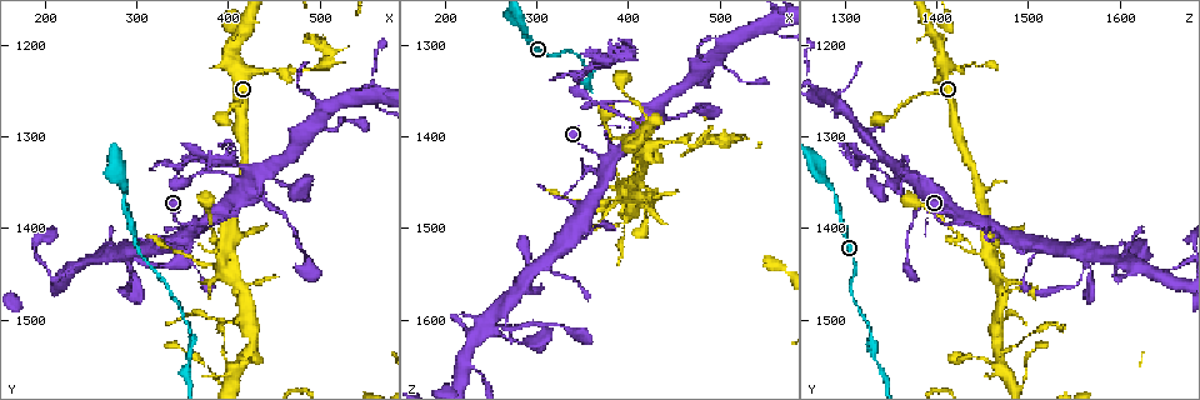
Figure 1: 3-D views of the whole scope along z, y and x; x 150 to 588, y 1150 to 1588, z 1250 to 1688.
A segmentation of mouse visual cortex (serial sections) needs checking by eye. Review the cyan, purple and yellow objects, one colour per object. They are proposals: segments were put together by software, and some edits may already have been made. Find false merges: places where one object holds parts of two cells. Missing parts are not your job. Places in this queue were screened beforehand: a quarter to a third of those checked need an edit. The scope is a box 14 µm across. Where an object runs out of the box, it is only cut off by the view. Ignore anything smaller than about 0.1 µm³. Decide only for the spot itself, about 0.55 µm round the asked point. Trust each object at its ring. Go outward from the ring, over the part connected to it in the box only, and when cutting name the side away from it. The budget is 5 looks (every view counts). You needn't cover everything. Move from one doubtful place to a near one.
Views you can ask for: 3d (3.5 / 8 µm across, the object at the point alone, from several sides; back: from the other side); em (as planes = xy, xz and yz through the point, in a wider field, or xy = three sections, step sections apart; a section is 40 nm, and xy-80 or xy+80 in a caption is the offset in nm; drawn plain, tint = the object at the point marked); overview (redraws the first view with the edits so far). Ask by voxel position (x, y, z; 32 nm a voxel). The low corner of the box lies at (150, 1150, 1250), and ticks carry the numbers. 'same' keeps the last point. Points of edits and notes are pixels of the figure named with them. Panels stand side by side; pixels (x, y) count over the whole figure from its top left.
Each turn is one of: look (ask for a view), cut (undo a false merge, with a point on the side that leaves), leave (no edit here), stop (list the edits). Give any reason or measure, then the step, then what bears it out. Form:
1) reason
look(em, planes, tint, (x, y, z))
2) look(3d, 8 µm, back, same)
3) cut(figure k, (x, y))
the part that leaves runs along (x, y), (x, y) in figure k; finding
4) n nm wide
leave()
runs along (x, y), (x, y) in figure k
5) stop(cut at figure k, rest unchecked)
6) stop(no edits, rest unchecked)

three-way junction
look(3d, 3.5 µm, back, (390, 1425, 1460))

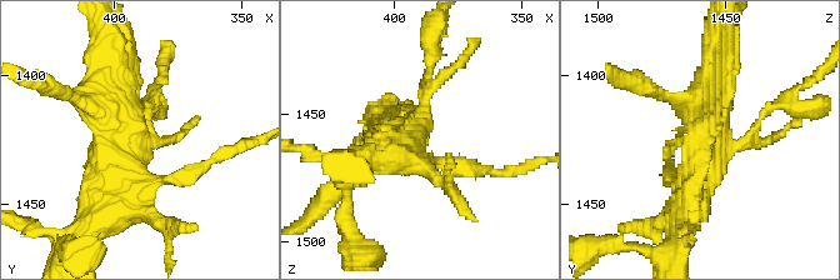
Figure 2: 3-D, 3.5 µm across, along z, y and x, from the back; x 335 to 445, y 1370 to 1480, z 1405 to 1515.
look(em, xy, step 1, tint, (393, 1423, 1457))

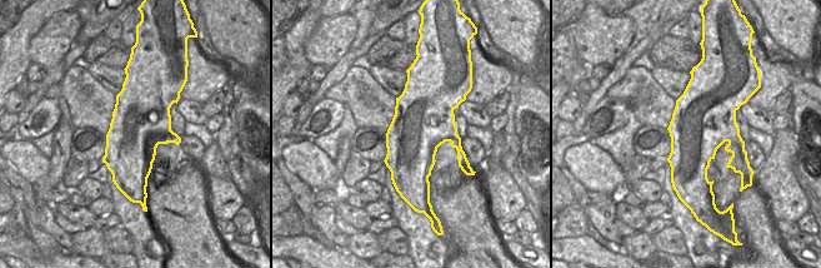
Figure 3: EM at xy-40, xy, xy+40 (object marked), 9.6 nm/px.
leave()
runs along (710, 55), (708, 163), (685, 209) in figure 2; all the same cell

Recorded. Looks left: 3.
sharp bend
look(3d, 8 µm, (410, 1555, 1470))

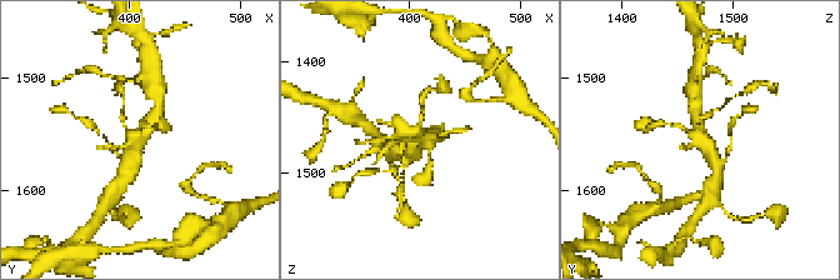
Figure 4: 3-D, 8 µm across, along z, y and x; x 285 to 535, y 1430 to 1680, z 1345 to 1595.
need the tissue
look(em, xy, step 3, tint, (408, 1552, 1472))

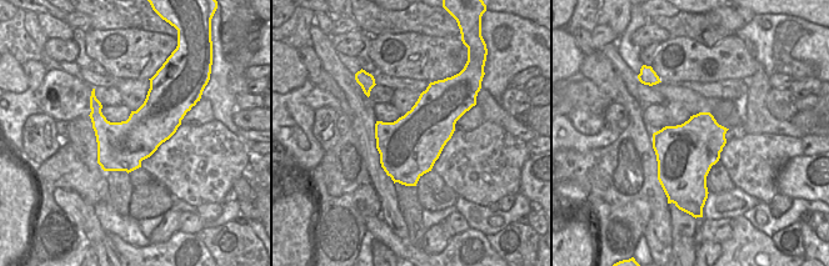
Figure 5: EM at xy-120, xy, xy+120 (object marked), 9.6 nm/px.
550 nm wide
leave()
runs along (159, 105), (128, 164) in figure 4; continuous, no second cell

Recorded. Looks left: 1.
stop(no edits, rest unchecked)

